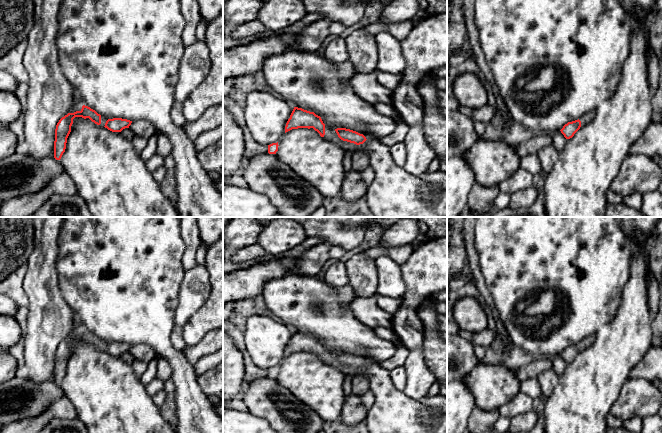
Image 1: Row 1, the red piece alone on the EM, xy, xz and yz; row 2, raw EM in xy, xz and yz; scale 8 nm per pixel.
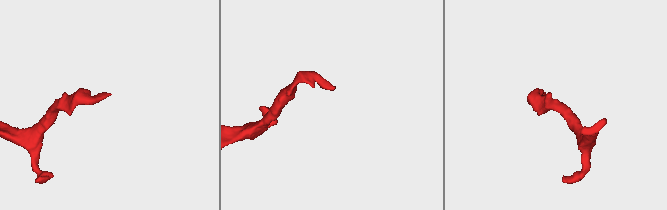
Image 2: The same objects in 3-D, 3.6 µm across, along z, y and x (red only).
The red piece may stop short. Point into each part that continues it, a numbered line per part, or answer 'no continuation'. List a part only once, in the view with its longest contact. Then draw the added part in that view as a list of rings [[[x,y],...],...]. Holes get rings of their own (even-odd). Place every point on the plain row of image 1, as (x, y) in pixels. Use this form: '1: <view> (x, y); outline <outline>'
1: xz (330, 358); outline [[[325,349],[325,359],[323,361],[324,363],[328,364],[328,365],[332,365],[336,368],[338,368],[339,370],[341,370],[345,375],[349,375],[351,377],[354,377],[357,373],[358,373],[358,369],[354,368],[354,367],[350,367],[347,365],[343,365],[341,364],[336,355],[331,353],[329,350]]]

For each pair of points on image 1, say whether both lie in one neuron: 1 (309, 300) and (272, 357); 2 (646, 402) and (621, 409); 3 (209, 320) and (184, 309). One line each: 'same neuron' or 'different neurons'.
1: different neurons
2: same neuron
3: different neurons

